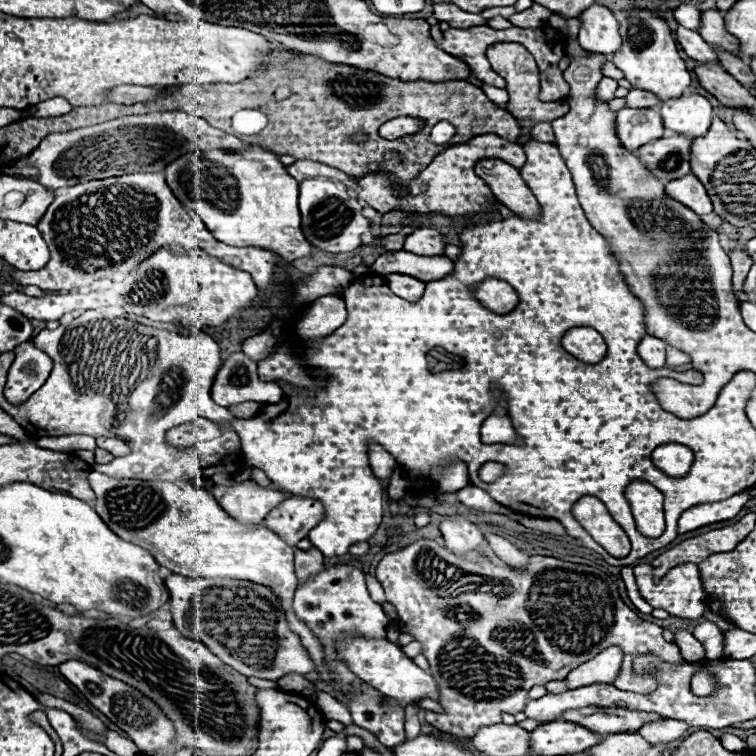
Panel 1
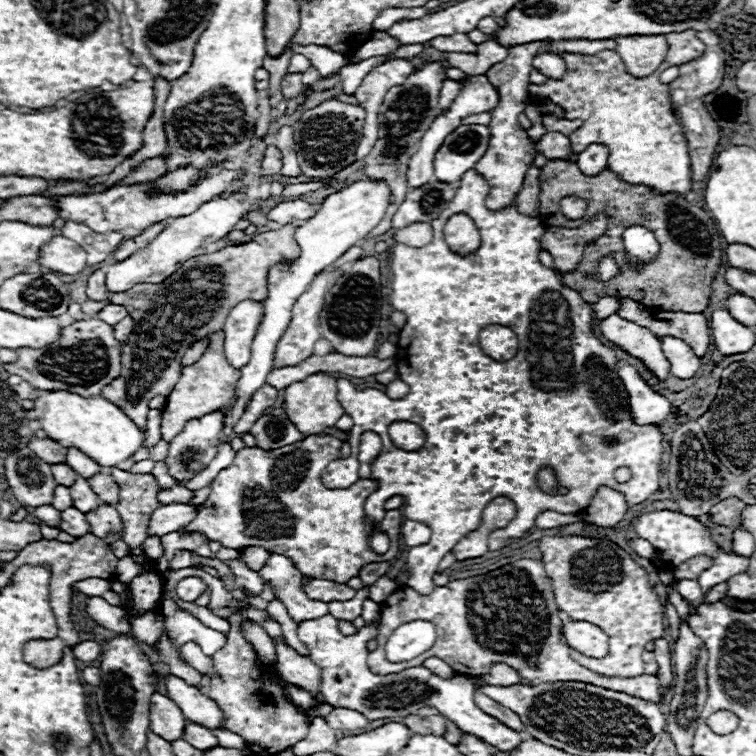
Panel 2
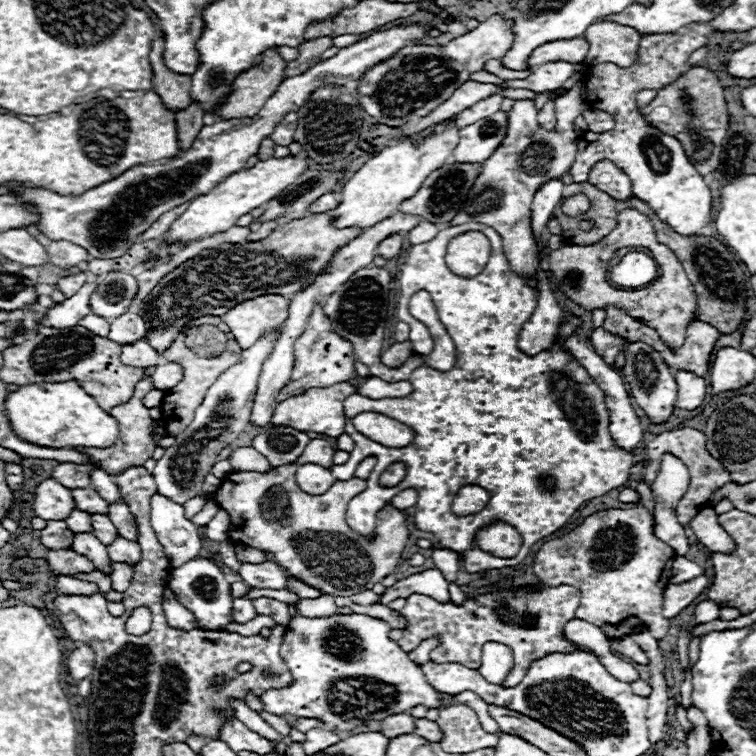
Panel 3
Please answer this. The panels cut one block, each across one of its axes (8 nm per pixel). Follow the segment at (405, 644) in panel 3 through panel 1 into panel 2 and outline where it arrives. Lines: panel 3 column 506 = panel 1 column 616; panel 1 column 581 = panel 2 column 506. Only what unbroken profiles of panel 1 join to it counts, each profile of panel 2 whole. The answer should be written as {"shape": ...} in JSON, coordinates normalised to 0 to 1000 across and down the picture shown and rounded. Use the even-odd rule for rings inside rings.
{"shape":[[[690,738],[677,746],[669,746],[659,754],[651,754],[638,762],[624,762],[606,767],[606,775],[577,775],[571,786],[556,788],[553,783],[545,783],[545,778],[532,778],[524,780],[511,791],[505,799],[505,815],[503,815],[503,836],[497,841],[500,857],[487,866],[487,881],[497,892],[519,892],[519,889],[532,889],[545,881],[556,881],[563,870],[579,868],[585,870],[593,881],[598,881],[606,892],[622,892],[622,894],[635,894],[646,892],[651,878],[672,878],[677,881],[688,897],[690,905],[709,907],[717,902],[754,902],[754,899],[767,899],[775,905],[788,905],[794,910],[810,910],[815,915],[831,915],[833,921],[841,921],[847,926],[862,926],[868,931],[878,931],[878,918],[873,913],[873,899],[868,894],[852,892],[844,897],[799,897],[786,892],[783,886],[775,886],[765,876],[759,876],[751,868],[751,852],[743,844],[743,820],[738,817],[738,802],[733,794],[730,783],[730,767],[722,762],[717,741],[704,741],[704,738]],[[545,820],[569,820],[577,828],[577,852],[563,860],[561,865],[540,873],[540,876],[516,876],[508,868],[508,852],[513,849],[516,839],[534,823]]]}

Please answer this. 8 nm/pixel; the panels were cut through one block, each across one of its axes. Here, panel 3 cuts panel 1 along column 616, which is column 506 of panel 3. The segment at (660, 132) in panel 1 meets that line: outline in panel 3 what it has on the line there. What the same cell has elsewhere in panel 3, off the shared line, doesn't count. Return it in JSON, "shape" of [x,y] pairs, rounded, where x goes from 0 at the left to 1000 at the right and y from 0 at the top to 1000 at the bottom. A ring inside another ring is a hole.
{"shape":[[[656,148],[630,164],[608,172],[608,188],[601,196],[603,214],[640,214],[664,190],[672,172],[672,148]]]}

